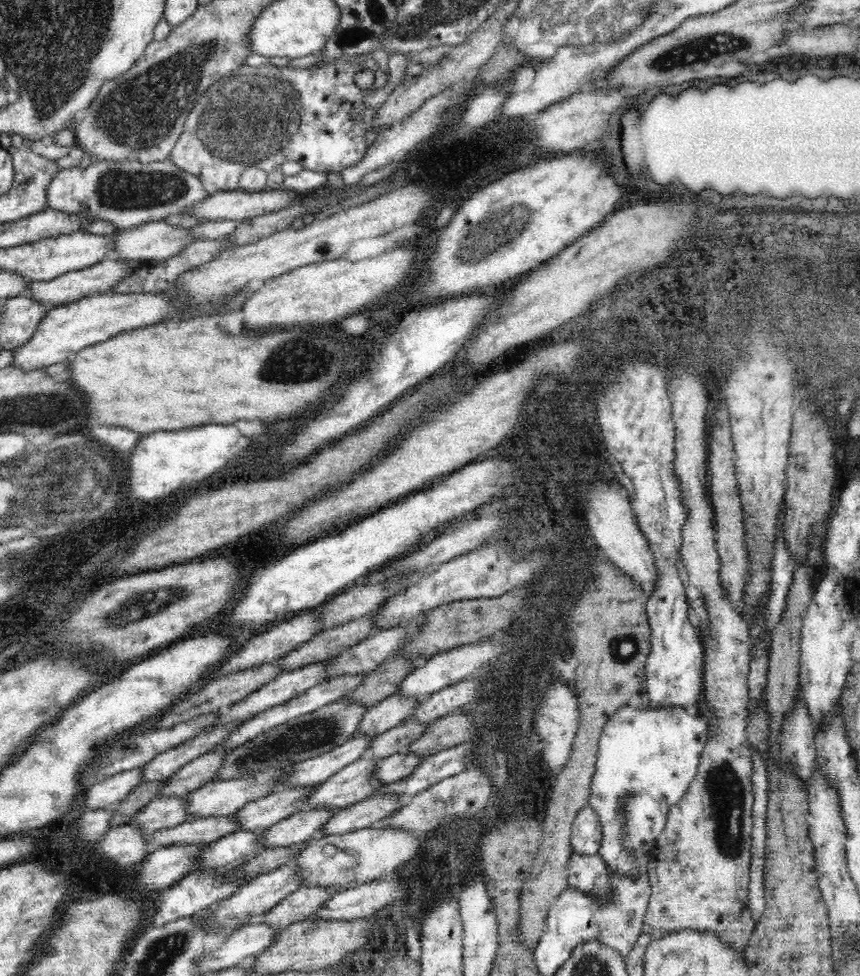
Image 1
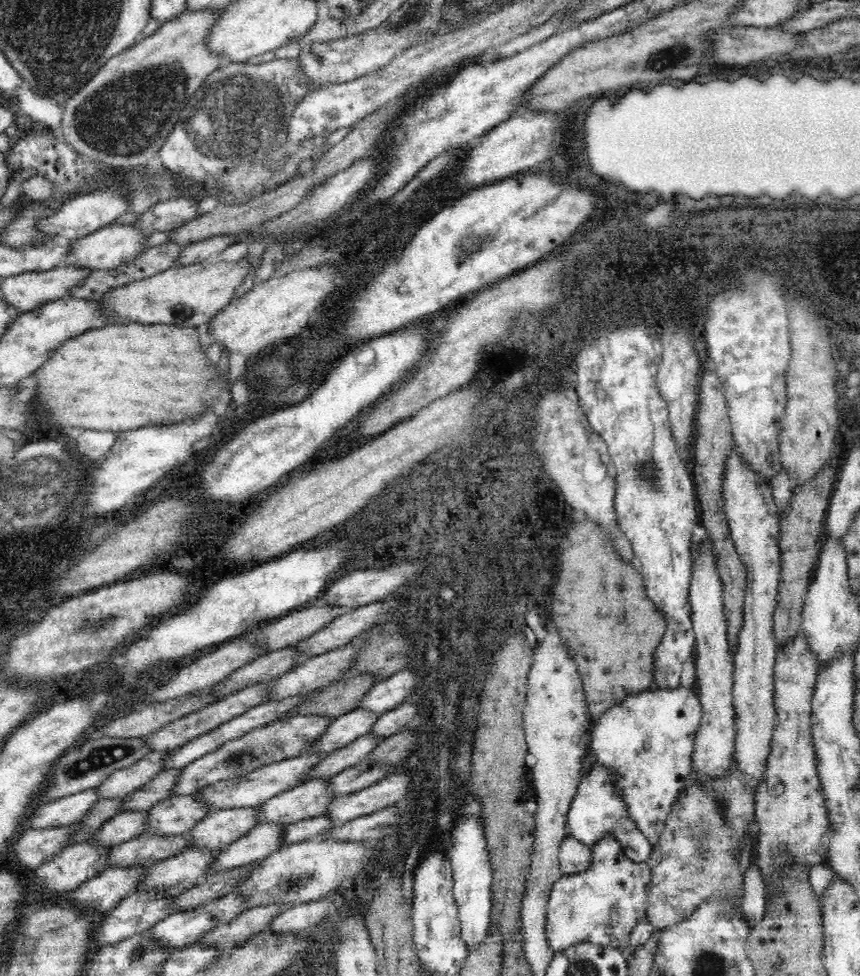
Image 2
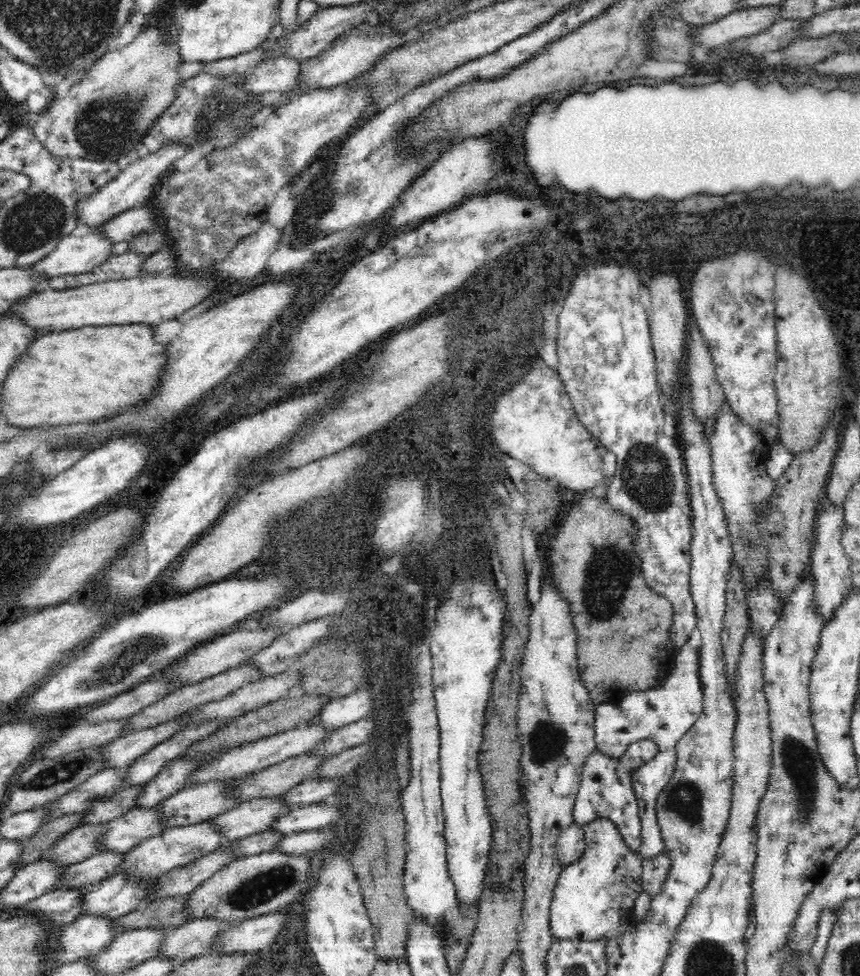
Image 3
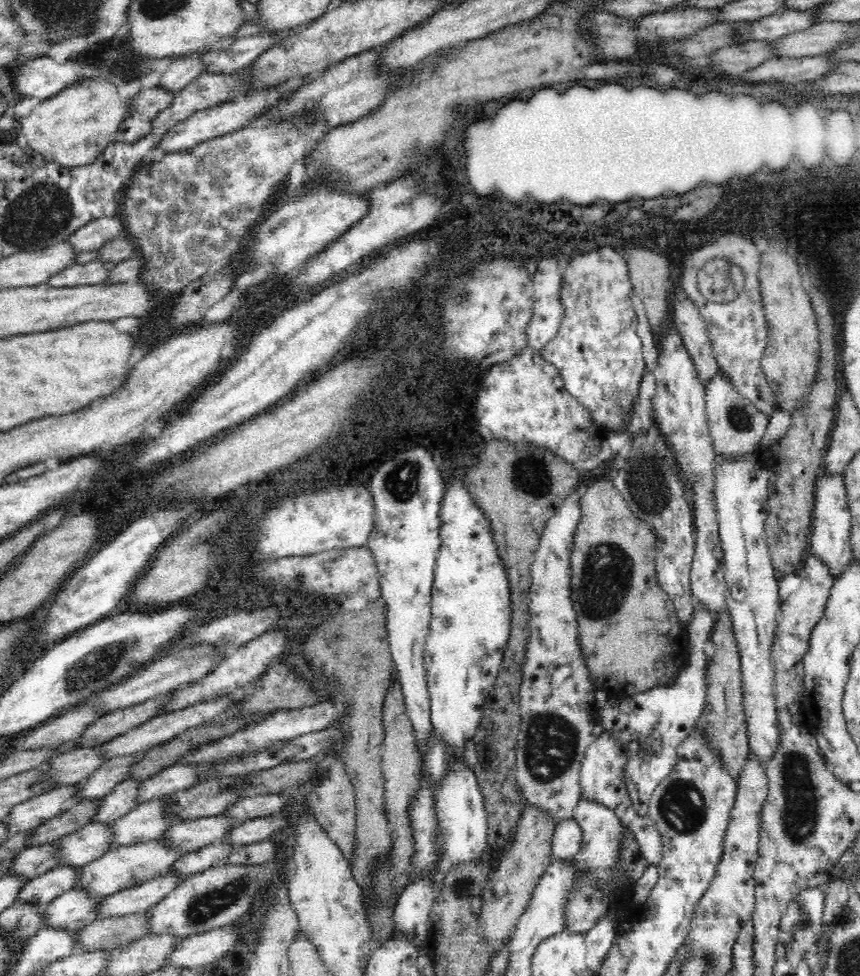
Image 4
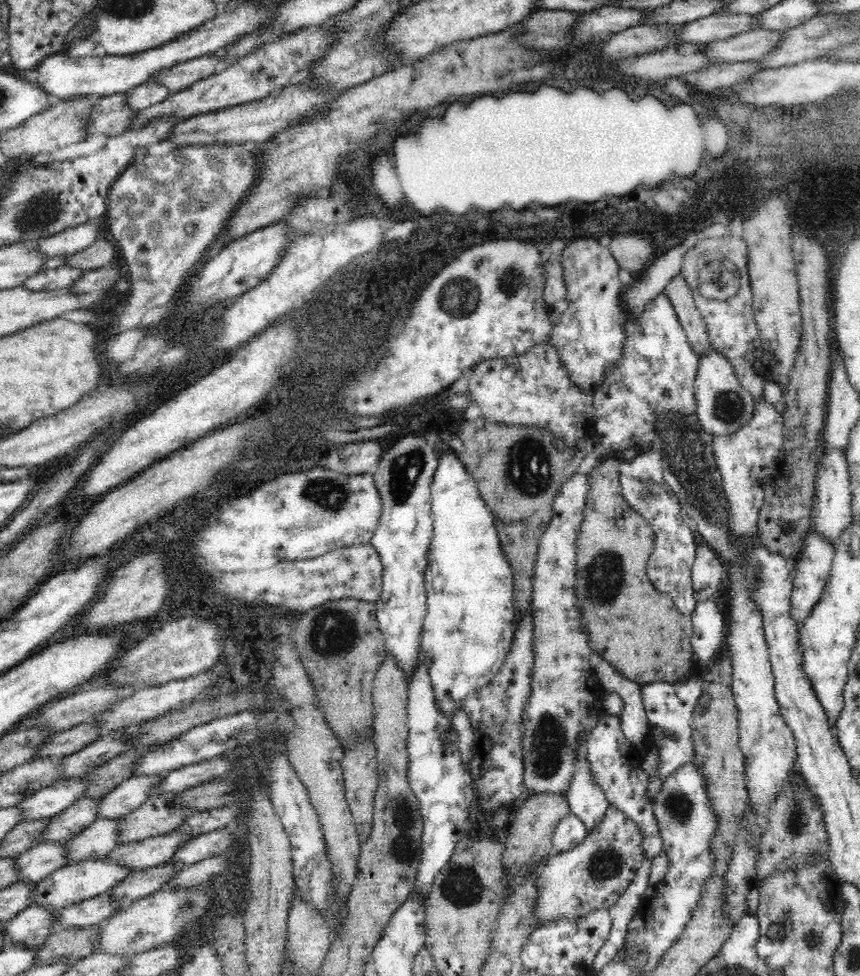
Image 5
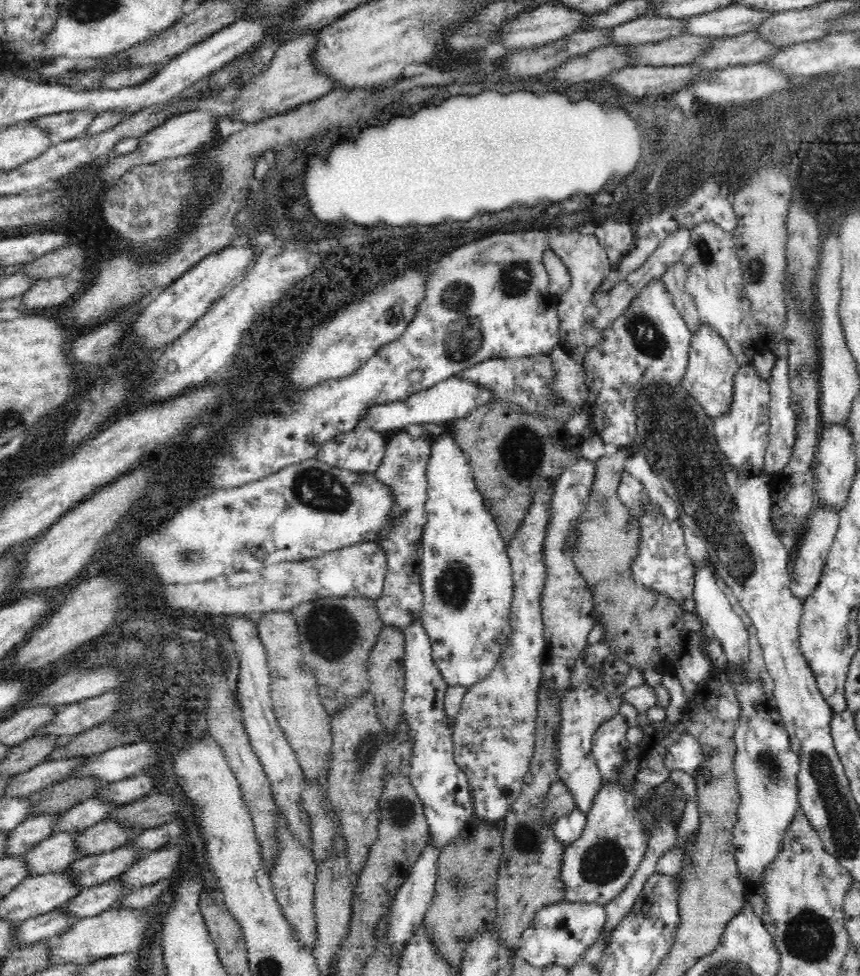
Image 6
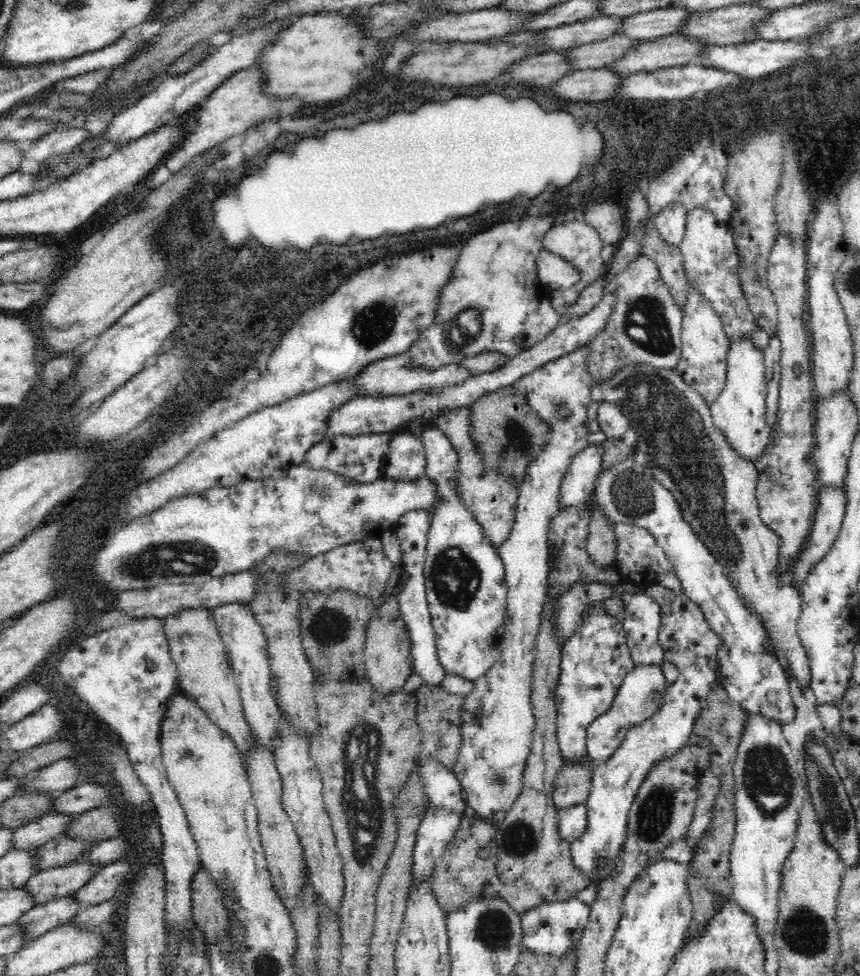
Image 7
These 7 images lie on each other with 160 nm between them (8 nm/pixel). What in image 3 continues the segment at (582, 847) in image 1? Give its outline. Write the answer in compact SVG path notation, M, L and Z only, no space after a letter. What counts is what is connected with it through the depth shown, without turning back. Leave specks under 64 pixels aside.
M638 740L628 745L627 751L620 759L612 759L594 751L581 770L581 782L574 802L574 822L583 828L597 818L608 818L618 827L626 845L636 853L642 844L641 818L631 773L652 760L657 750L653 740Z

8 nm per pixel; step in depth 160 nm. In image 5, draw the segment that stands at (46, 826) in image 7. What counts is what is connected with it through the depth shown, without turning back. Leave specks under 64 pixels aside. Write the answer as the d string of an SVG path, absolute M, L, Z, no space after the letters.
M162 775L132 776L123 780L114 790L99 798L97 818L120 818L138 810L153 794L153 788Z

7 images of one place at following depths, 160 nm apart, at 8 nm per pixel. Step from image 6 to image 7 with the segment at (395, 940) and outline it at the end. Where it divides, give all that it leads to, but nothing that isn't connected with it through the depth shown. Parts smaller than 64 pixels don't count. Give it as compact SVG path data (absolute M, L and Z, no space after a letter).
M429 806L416 834L412 864L412 883L430 879L436 861L444 854L460 826L460 814Z

